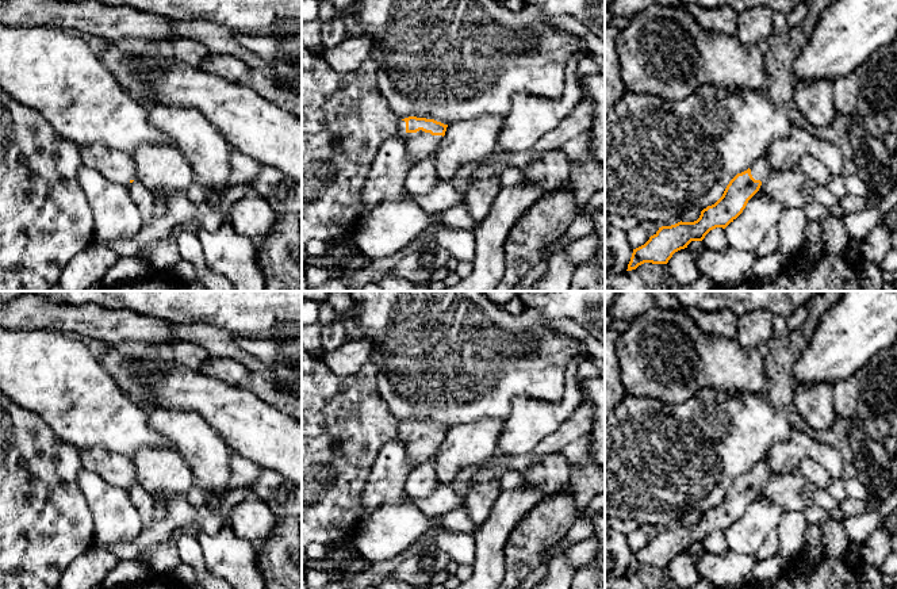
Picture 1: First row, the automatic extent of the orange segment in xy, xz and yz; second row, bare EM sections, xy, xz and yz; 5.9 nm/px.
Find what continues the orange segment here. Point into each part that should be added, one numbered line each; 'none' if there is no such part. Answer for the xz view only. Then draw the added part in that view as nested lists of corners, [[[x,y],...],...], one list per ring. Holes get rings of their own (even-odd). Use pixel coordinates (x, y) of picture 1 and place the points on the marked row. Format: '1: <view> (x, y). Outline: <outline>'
1: xz (420, 145). Outline: [[[400,119],[398,133],[406,146],[407,154],[414,164],[418,164],[430,154],[434,154],[442,141],[442,135],[432,135],[422,130],[417,133],[406,131],[406,122]]]

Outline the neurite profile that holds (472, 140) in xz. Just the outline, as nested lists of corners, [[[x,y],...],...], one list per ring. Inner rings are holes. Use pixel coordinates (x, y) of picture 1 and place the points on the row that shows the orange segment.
[[[484,115],[448,125],[436,152],[436,171],[441,177],[453,177],[465,162],[483,161],[497,153],[503,116]]]

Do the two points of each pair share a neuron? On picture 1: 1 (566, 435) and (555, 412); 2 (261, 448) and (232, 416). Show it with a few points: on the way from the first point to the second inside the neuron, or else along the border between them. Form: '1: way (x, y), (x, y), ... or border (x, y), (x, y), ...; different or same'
1: border (582, 401), (567, 419), (536, 444); different
2: way (256, 440), (240, 424); same

